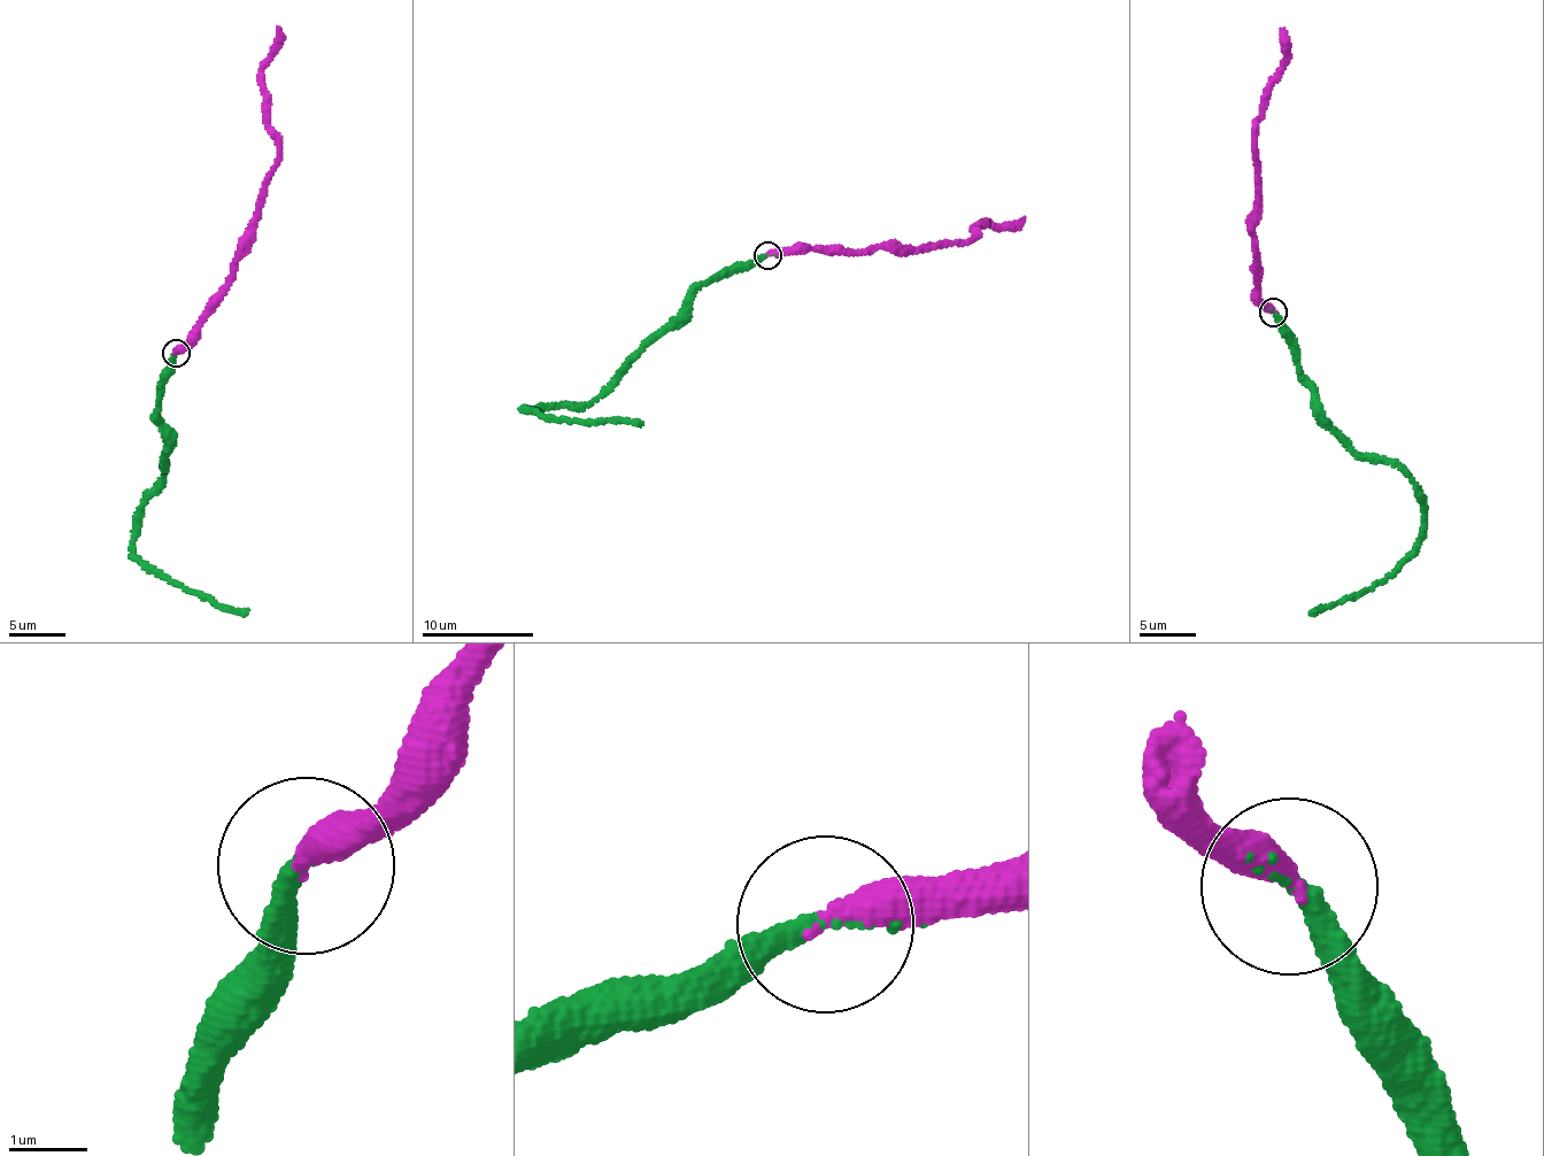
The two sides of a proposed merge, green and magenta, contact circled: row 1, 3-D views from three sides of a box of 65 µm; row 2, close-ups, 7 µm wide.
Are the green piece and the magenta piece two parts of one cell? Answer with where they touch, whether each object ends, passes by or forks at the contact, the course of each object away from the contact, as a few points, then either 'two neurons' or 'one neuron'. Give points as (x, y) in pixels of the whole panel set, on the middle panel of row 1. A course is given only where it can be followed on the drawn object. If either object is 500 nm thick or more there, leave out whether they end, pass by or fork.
place (767, 255); green ends; magenta ends; course green (769, 254), (695, 290), (615, 385), (593, 401), (526, 409), (588, 424), (642, 422); course magenta (769, 254), (794, 253), (816, 246), (865, 249), (894, 244), (916, 249), (966, 240), (988, 223), (1025, 220); one neuron

